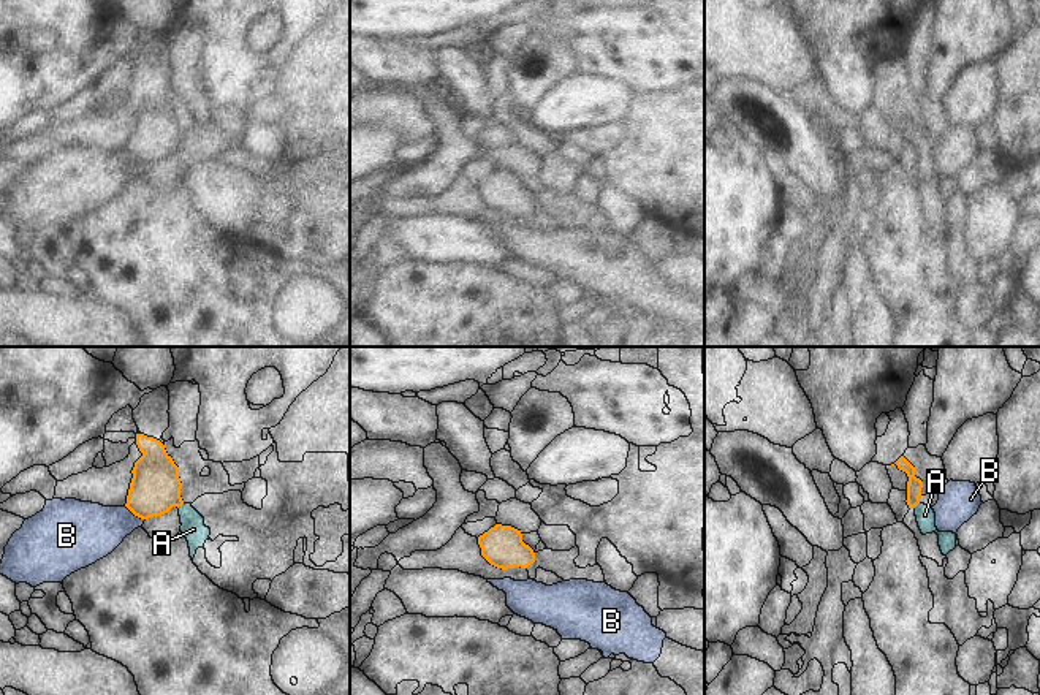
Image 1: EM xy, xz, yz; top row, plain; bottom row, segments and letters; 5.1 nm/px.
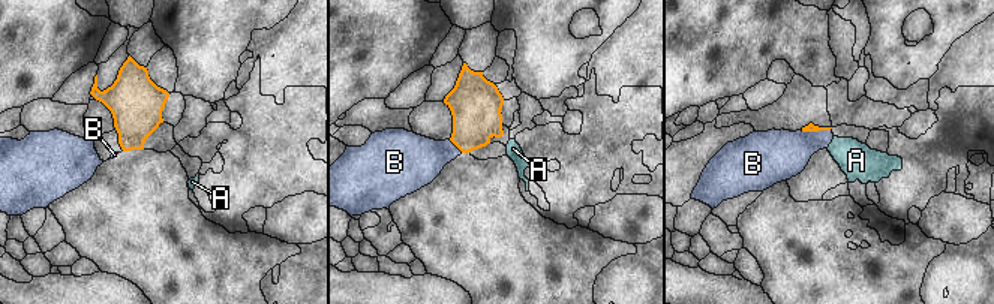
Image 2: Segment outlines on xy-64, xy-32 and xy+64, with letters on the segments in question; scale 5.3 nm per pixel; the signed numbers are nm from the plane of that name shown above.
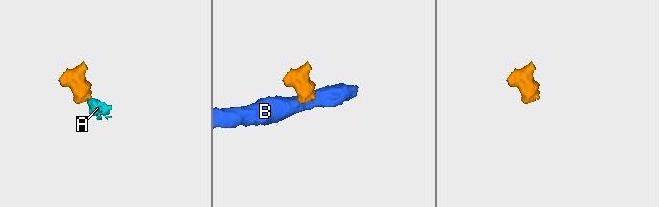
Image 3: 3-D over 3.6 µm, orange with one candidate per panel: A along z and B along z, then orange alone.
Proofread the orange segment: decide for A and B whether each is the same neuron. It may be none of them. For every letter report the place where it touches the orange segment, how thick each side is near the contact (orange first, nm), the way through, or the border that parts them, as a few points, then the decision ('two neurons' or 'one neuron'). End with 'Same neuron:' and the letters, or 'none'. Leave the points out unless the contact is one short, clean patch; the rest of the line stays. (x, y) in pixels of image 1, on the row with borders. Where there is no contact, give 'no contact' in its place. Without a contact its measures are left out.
A: xy (181, 505) | 260/120 nm | across xy (155, 486), (181, 505), (189, 515), (193, 529) | one neuron
B: xy (135, 515) | 260/300 nm | along xy (124, 505), (144, 520) | two neurons
Same neuron: A

